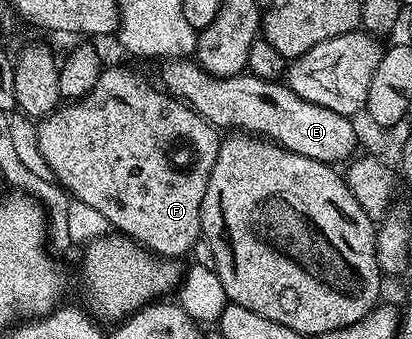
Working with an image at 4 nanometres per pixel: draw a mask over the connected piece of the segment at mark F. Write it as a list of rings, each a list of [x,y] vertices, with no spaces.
[[[107,67],[100,74],[96,86],[92,86],[92,90],[83,100],[63,103],[55,108],[50,115],[42,117],[37,125],[39,150],[44,156],[44,161],[51,168],[53,179],[61,184],[73,199],[86,202],[93,209],[100,210],[111,229],[117,230],[129,240],[135,240],[142,247],[148,248],[152,252],[157,252],[159,256],[169,256],[171,258],[183,258],[182,256],[184,256],[186,258],[191,255],[194,244],[197,243],[202,234],[200,206],[204,202],[204,190],[208,188],[208,174],[212,174],[212,166],[216,162],[220,132],[214,125],[209,124],[204,117],[196,114],[196,110],[192,110],[187,104],[174,99],[173,96],[165,91],[155,88],[149,88],[130,68]]]

